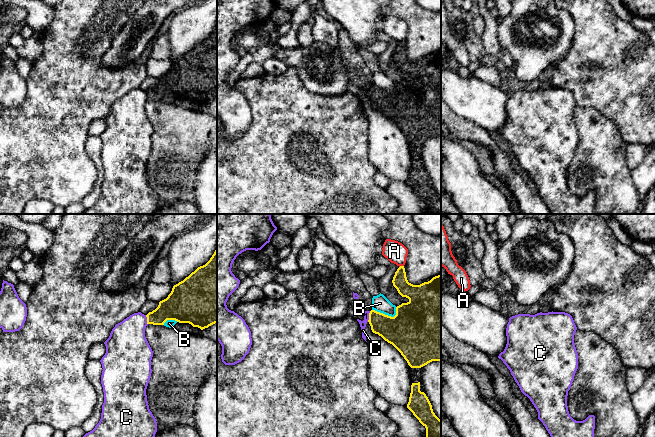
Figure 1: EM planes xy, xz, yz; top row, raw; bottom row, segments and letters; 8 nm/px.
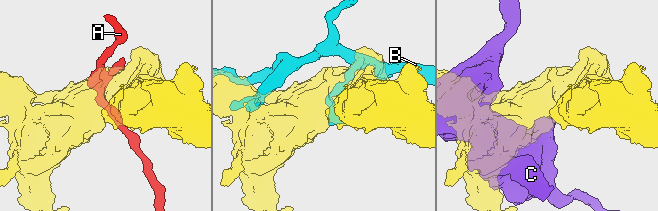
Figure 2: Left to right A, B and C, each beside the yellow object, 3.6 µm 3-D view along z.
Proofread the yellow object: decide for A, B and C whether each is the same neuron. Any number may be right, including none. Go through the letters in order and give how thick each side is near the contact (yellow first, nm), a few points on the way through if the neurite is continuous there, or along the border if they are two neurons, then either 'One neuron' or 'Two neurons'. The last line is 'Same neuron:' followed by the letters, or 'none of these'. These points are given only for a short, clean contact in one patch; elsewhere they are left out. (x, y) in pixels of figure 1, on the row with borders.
A: Thickness 140 nm (yellow) against 170 nm. Boundary: xz (403, 265), (399, 267). Two neurons
B: Thickness 360 nm (yellow) against 140 nm. Two neurons
C: Thickness 220 nm (yellow) against 50 nm. Boundary: xz (370, 311), (367, 321). Two neurons
Same neuron: none of these

